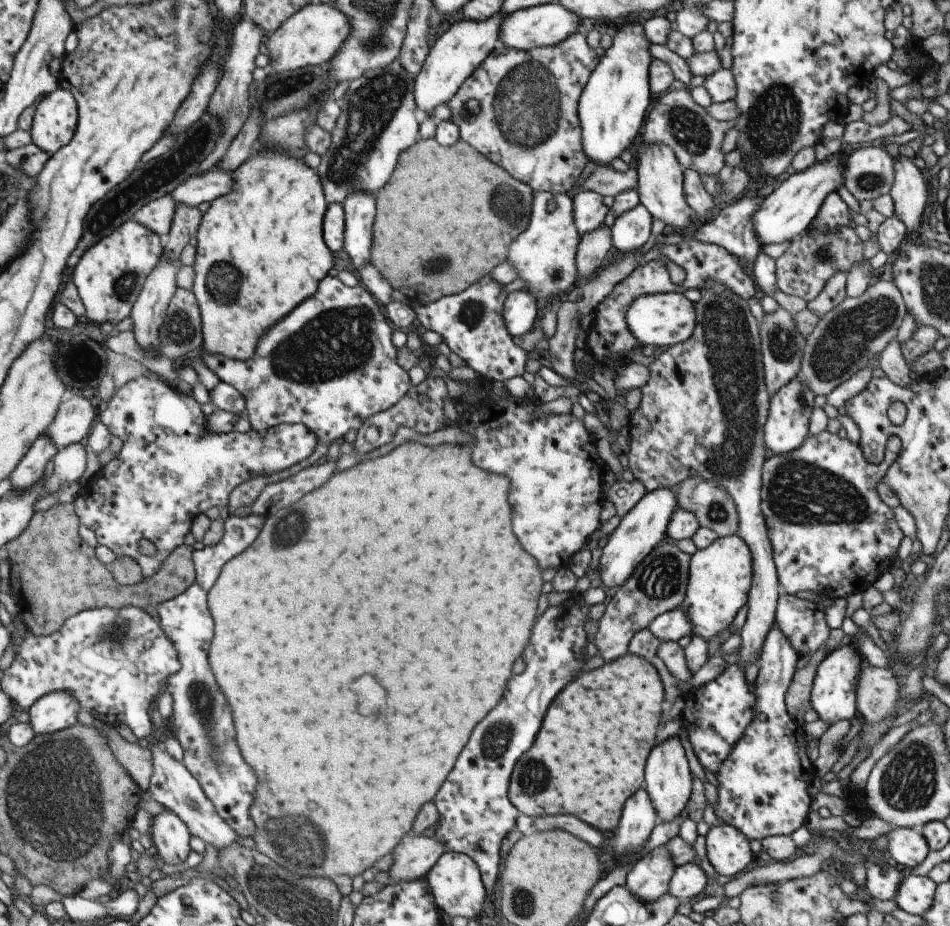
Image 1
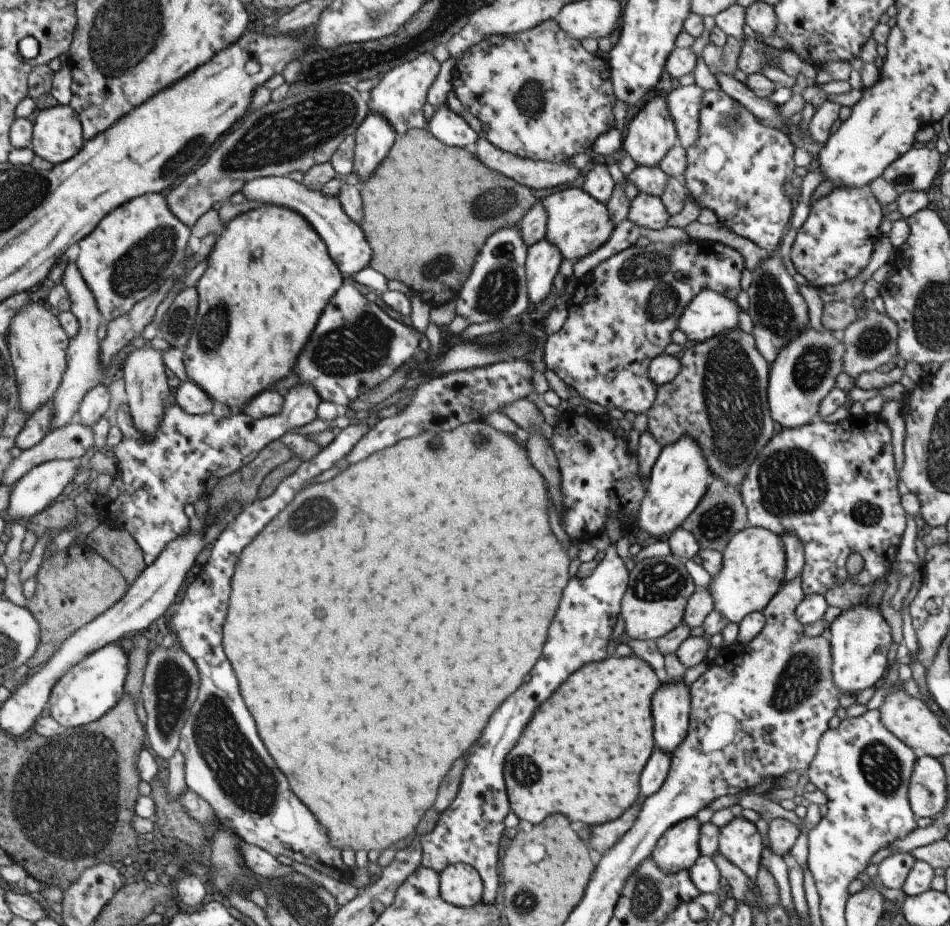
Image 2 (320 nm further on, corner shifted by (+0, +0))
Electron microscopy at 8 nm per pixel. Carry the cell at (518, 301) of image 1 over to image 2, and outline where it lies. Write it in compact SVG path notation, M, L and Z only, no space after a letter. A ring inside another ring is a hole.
M545 237L526 248L524 271L530 302L541 302L547 296L561 260L559 249Z

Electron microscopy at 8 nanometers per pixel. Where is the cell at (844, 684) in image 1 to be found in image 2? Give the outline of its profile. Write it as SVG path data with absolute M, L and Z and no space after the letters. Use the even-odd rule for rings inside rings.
M859 603L842 610L831 621L829 629L832 683L841 692L855 692L879 684L889 665L885 655L891 644L889 625L881 617L879 608Z

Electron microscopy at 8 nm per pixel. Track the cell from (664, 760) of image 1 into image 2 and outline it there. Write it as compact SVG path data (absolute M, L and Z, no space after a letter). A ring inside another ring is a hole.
M683 678L667 684L661 682L650 698L654 746L669 756L686 735L690 711L688 686Z

